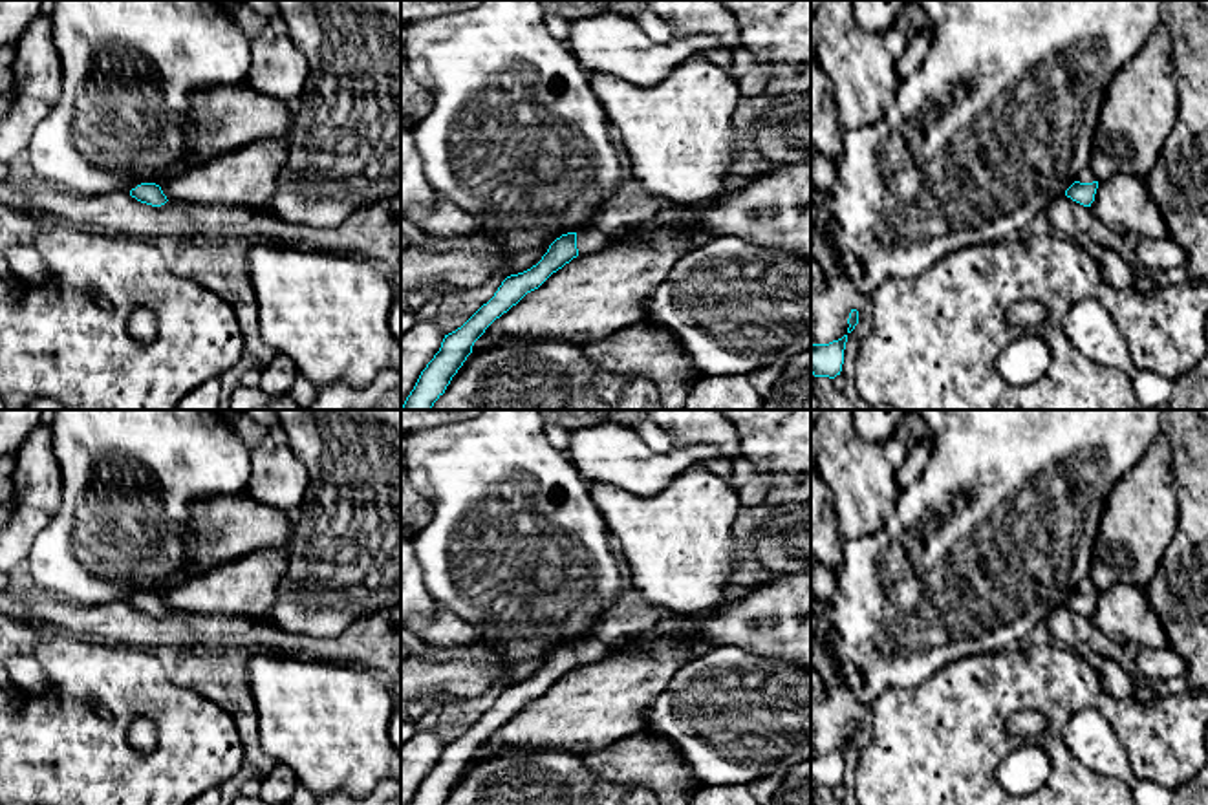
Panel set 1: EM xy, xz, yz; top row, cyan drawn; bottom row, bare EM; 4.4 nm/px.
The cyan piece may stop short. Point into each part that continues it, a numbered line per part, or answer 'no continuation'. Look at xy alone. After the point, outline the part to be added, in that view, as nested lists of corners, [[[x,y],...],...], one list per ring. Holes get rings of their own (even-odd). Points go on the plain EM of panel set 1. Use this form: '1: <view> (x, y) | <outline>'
no continuation

